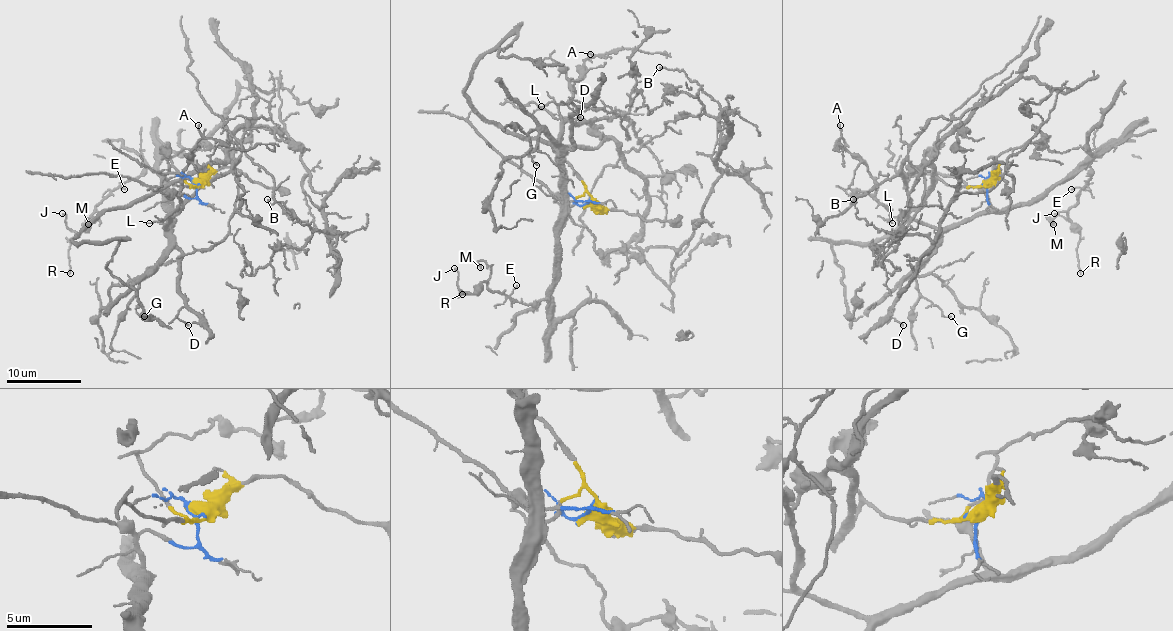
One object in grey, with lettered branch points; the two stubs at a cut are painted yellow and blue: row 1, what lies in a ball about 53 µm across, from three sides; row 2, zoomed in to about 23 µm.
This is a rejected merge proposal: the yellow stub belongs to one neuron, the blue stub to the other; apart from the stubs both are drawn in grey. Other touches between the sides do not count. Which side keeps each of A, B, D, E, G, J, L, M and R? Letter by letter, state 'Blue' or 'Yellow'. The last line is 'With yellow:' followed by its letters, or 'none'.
A: Blue
B: Yellow
D: Blue
E: Blue
G: Blue
J: Blue
L: Blue
M: Blue
R: Blue
With yellow: B

